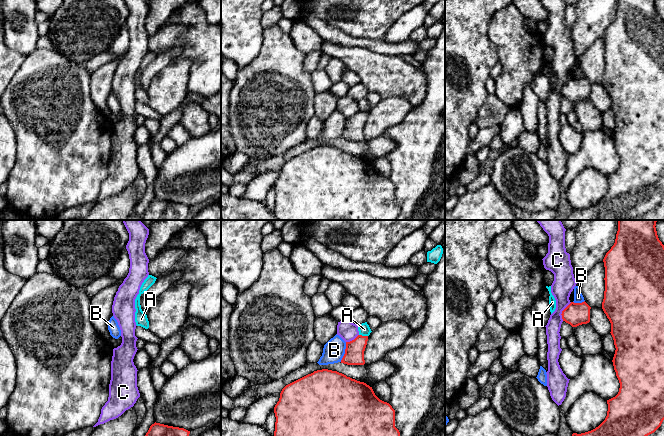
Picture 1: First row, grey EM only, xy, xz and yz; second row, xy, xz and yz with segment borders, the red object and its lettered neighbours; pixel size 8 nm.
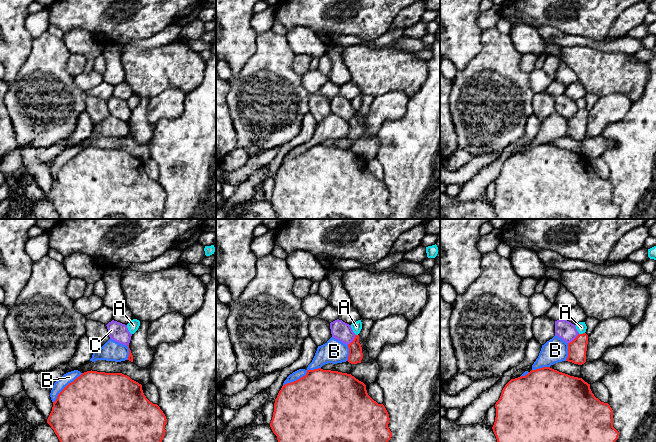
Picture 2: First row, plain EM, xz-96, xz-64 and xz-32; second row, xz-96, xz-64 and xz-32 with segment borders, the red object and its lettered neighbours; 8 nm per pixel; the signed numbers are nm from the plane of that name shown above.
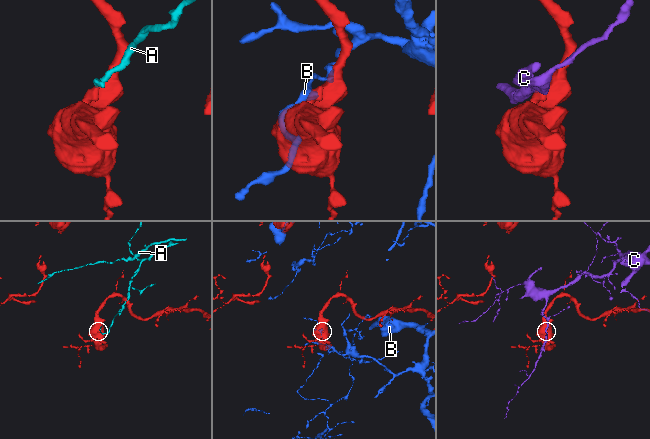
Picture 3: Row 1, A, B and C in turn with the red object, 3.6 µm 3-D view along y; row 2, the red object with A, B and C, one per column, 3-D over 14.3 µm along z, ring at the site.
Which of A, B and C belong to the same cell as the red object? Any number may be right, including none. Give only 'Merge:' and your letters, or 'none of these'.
Merge: none of these

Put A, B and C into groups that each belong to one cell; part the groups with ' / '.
A / B / C

